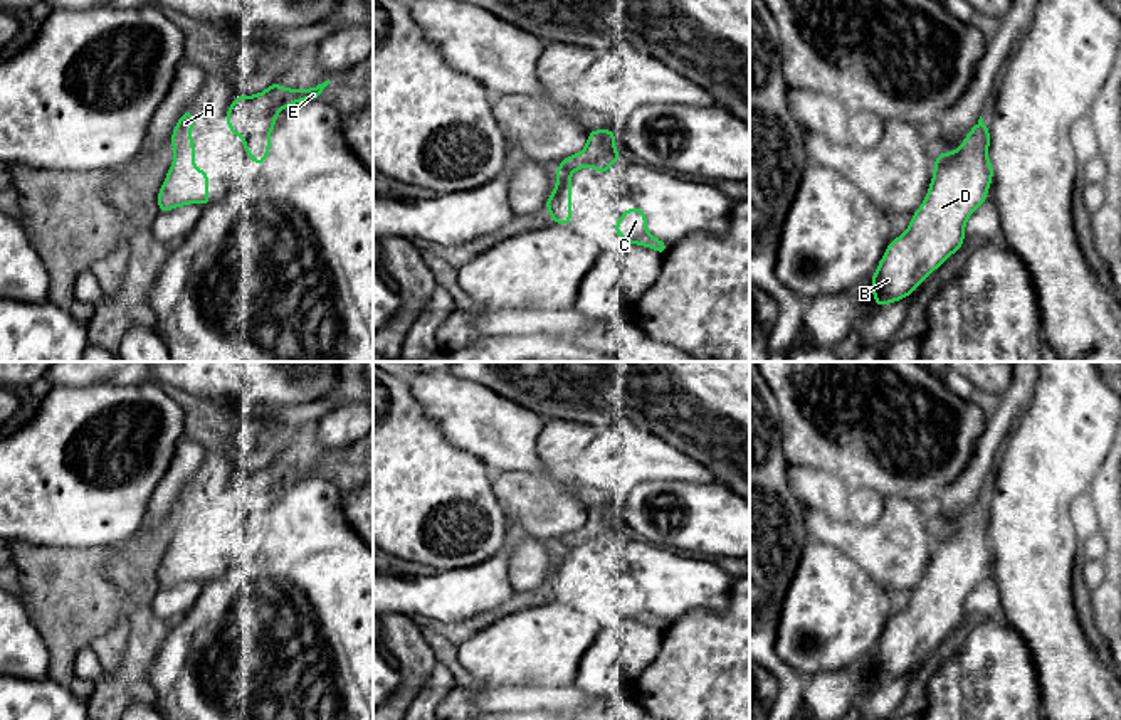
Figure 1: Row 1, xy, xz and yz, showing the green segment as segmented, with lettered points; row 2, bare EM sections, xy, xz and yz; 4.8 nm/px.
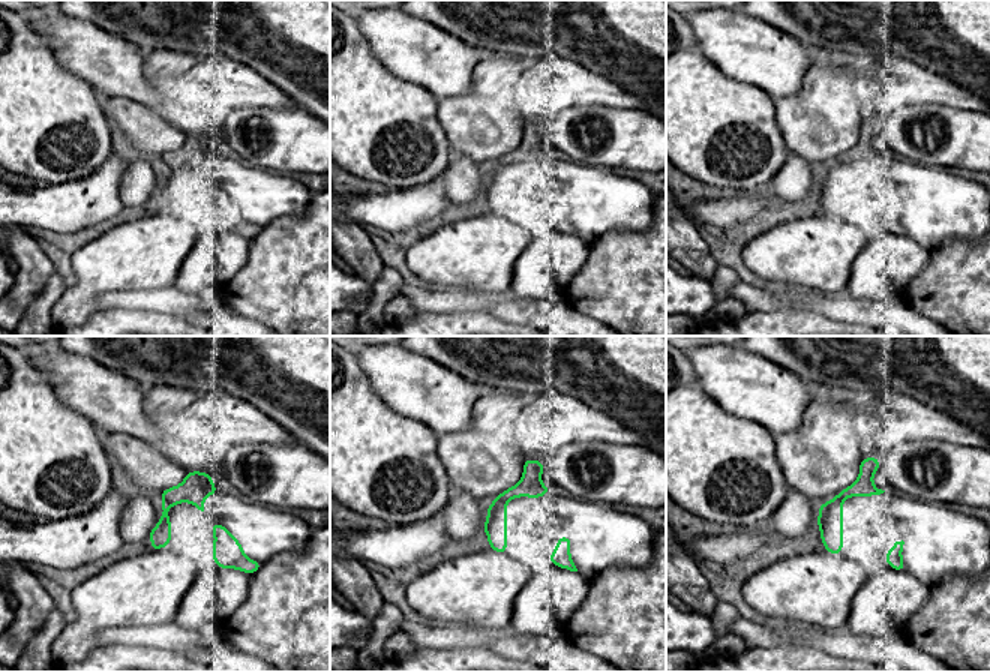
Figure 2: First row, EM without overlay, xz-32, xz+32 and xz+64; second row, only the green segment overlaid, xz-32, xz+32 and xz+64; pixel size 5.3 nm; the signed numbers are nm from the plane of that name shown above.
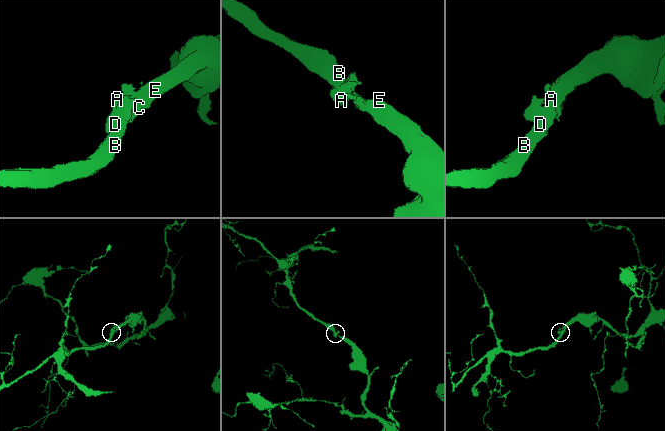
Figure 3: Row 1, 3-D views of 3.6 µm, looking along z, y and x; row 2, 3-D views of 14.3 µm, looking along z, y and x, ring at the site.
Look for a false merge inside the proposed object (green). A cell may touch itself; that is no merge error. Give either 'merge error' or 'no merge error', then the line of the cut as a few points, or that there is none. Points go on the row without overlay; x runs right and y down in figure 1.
no merge error; cut none

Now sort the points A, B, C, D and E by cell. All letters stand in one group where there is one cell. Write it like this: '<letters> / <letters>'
A B C D E

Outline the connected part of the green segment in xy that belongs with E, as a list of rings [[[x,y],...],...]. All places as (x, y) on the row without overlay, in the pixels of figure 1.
[[[331,458],[311,466],[291,466],[272,459],[266,468],[254,473],[237,473],[225,491],[227,505],[244,516],[244,527],[254,542],[264,542],[271,528],[271,508],[281,486],[304,476],[319,476]]]

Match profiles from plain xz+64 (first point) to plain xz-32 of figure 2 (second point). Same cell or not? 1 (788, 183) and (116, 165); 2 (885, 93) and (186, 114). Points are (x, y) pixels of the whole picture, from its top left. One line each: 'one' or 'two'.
1: two
2: two

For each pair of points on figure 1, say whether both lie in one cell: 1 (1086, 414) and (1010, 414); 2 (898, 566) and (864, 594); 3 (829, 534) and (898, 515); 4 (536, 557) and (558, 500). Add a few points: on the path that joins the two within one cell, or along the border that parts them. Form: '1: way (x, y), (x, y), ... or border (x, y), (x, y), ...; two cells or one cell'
1: border (1037, 379), (1029, 406), (1019, 419); two cells
2: border (847, 557), (888, 589); two cells
3: way (846, 535), (878, 535), (881, 532); one cell
4: border (530, 535), (545, 544); two cells

